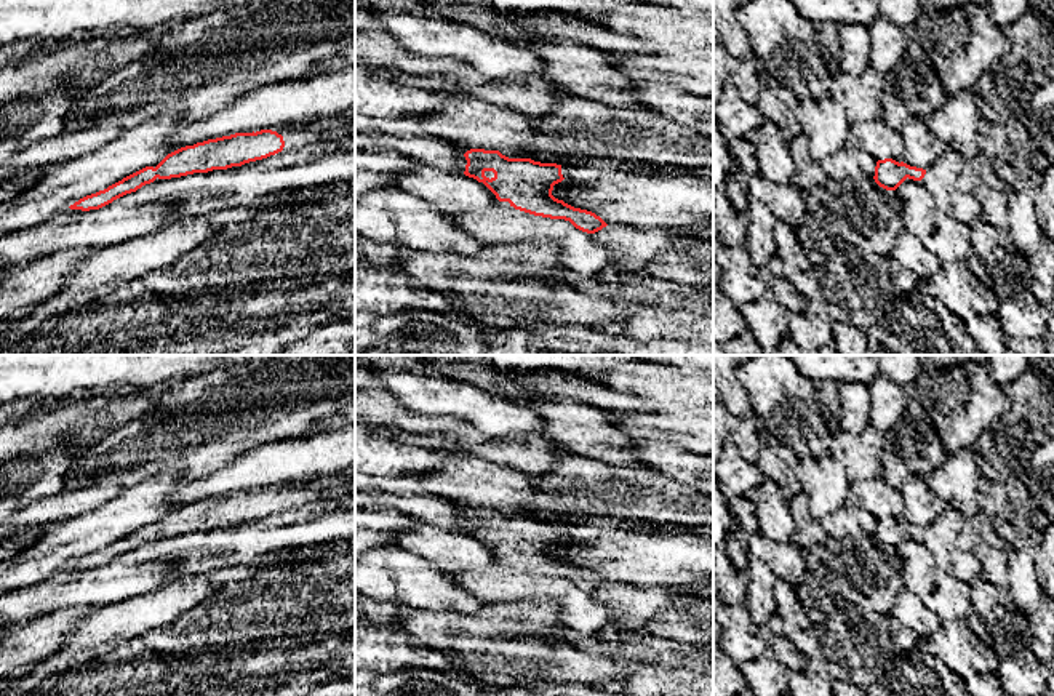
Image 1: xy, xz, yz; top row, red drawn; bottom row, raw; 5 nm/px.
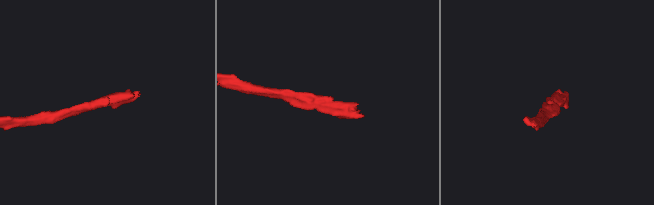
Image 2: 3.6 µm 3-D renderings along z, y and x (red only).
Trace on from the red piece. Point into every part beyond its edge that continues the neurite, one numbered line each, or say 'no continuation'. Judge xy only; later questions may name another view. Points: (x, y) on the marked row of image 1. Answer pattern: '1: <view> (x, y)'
1: xy (298, 135)

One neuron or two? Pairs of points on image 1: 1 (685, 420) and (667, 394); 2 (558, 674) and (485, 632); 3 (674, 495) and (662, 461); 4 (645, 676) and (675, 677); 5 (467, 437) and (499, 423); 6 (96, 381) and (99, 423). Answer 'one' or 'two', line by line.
1: two
2: one
3: two
4: one
5: two
6: two

